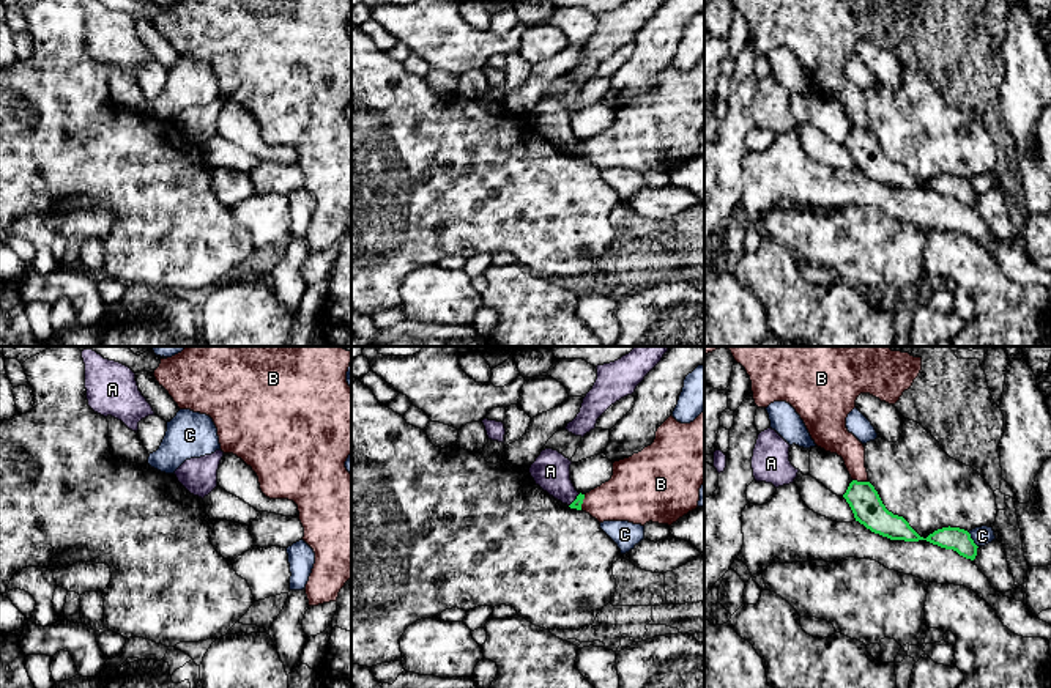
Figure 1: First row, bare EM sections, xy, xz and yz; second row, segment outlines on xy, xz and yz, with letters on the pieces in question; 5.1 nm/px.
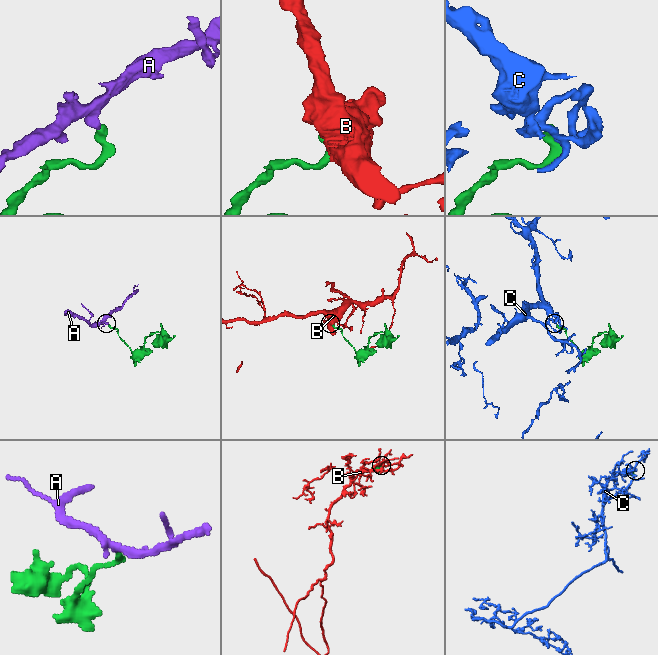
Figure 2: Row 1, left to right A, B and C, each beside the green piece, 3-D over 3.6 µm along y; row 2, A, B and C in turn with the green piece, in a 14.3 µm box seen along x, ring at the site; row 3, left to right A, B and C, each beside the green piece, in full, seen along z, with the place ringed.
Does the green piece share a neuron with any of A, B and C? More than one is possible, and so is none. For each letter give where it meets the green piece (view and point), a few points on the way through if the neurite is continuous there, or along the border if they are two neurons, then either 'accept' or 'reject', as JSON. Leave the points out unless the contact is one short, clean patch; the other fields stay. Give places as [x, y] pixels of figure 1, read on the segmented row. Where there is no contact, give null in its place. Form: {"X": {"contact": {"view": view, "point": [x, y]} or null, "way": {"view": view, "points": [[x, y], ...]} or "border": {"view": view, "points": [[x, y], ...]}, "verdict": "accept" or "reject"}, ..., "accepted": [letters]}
{"A": {"contact": {"view": "xz", "point": [575, 499]}, "border": {"view": "xz", "points": [[580, 493], [569, 506]]}, "verdict": "reject"}, "B": {"contact": {"view": "yz", "point": [861, 482]}, "border": {"view": "yz", "points": [[853, 479], [869, 482]]}, "verdict": "reject"}, "C": {"contact": {"view": "yz", "point": [973, 540]}, "verdict": "reject"}, "accepted": []}

